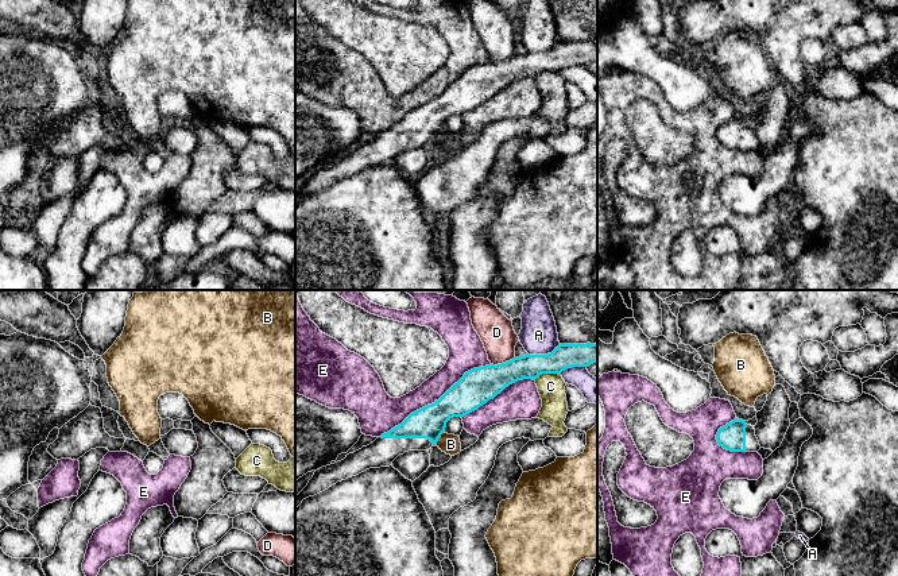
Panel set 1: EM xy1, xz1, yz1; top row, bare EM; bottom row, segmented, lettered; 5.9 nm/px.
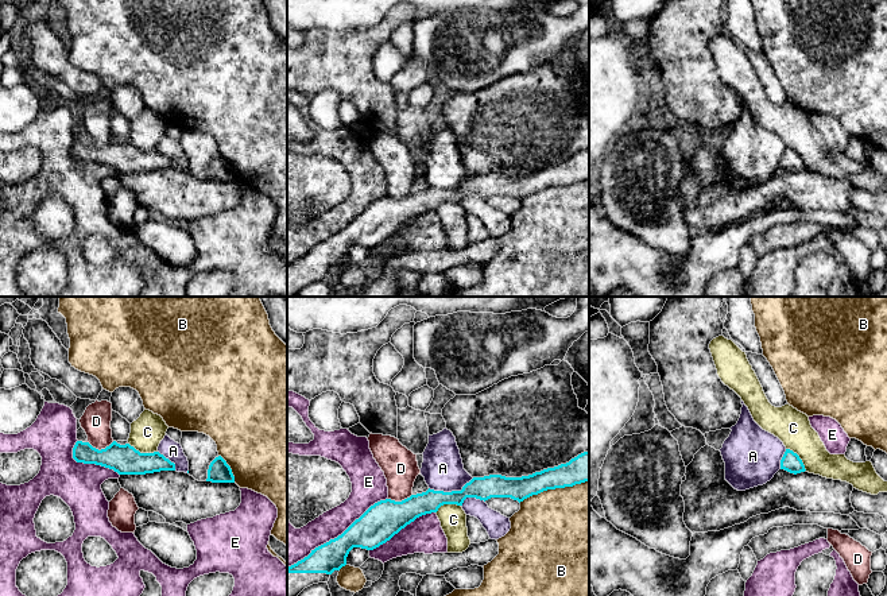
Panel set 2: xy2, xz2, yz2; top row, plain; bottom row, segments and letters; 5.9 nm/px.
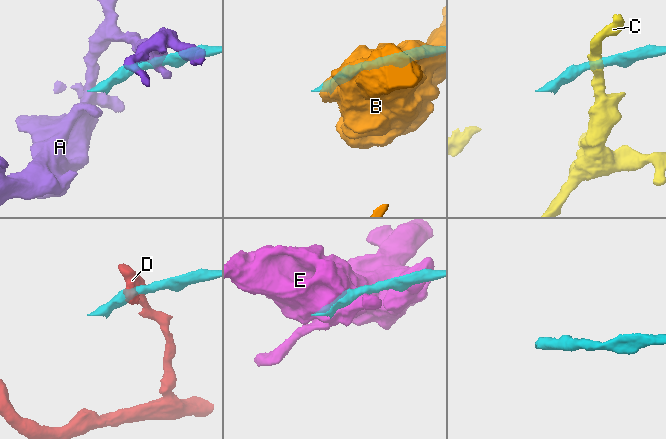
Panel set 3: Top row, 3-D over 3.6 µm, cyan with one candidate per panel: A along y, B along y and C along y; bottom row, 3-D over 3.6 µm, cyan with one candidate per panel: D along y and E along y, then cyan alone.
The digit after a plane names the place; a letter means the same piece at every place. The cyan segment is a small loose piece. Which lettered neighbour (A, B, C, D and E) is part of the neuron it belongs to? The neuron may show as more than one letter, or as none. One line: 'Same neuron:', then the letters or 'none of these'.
Same neuron: none of these

